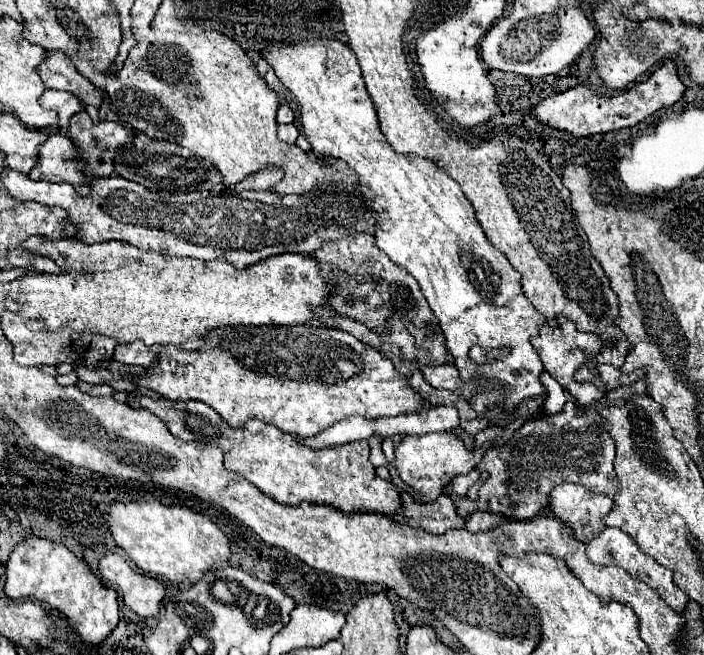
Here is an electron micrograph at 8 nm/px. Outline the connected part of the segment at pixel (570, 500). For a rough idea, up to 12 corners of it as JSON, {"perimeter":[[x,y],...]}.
{"perimeter":[[583,485],[551,491],[551,511],[583,543],[605,529],[615,501]]}

